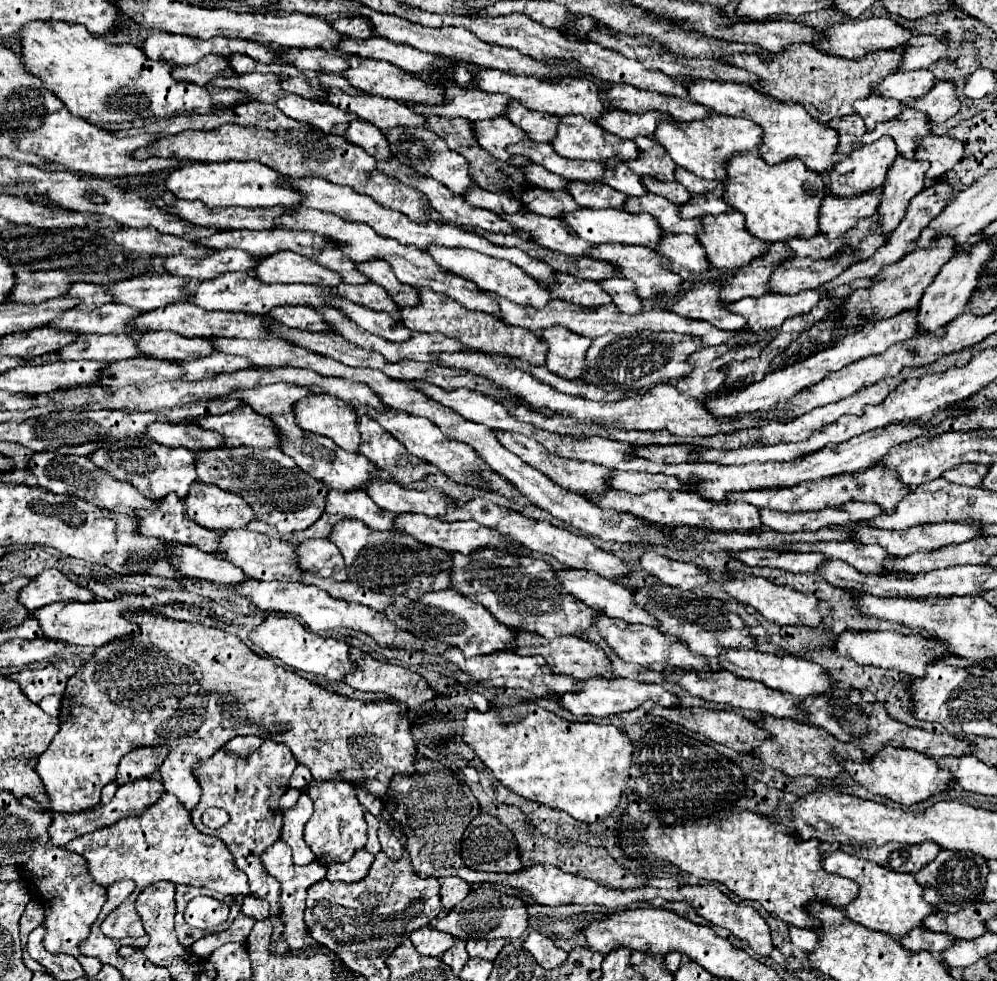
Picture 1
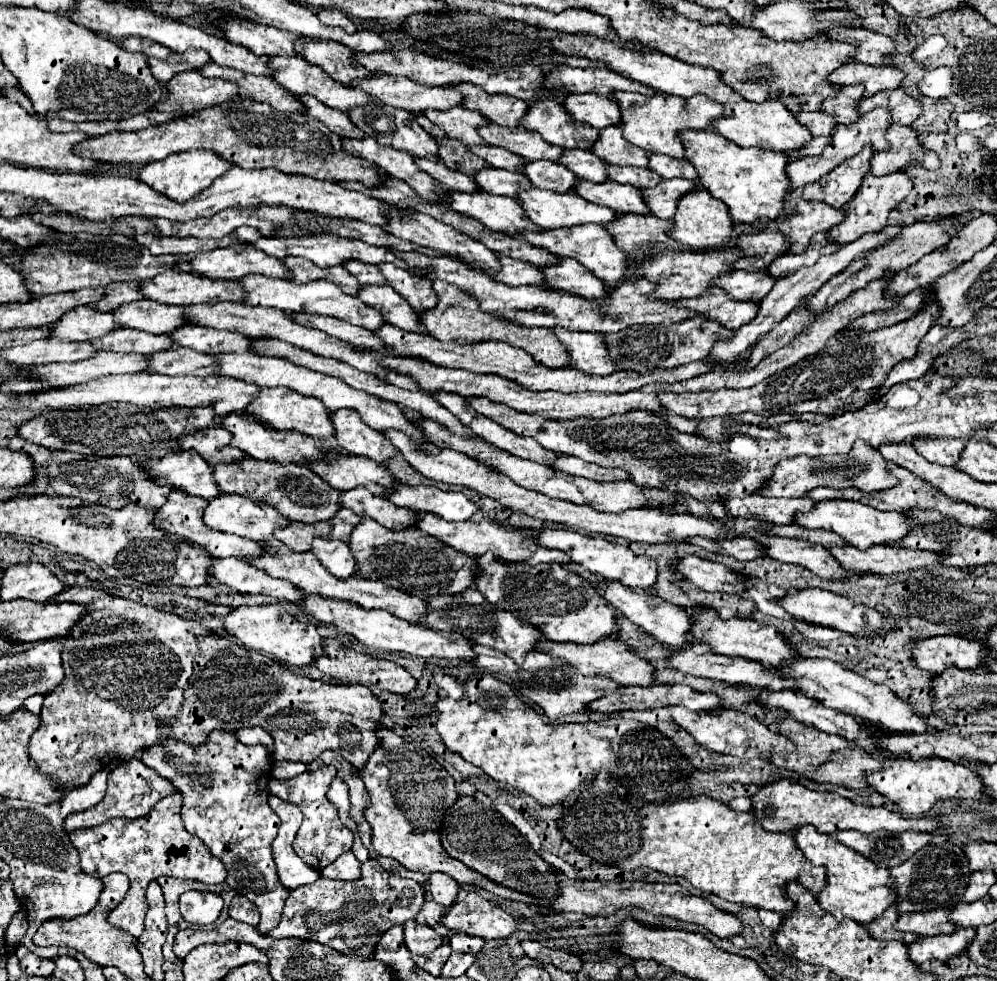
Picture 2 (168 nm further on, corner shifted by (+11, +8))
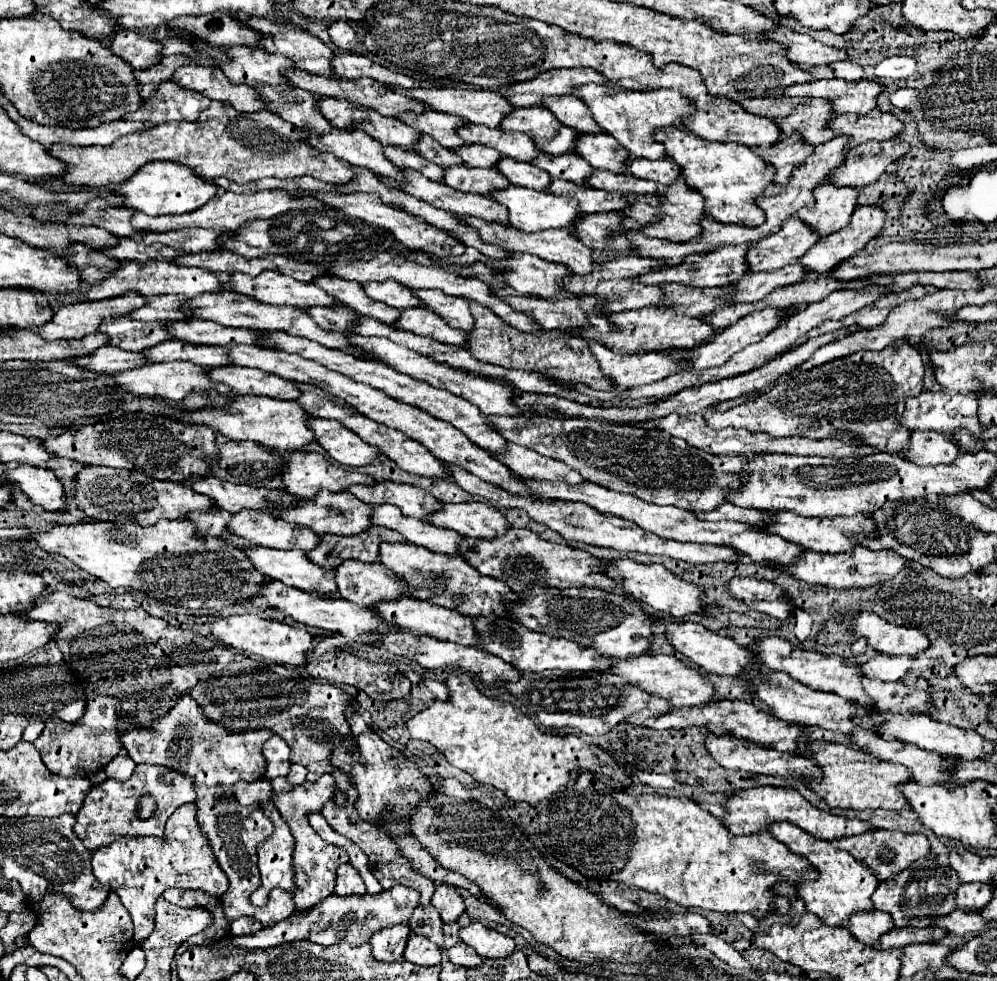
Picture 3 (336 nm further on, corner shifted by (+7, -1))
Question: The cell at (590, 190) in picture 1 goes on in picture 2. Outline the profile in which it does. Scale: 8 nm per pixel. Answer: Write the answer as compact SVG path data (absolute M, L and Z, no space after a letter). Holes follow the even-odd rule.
M536 160L536 162L524 162L518 172L522 172L536 188L554 190L554 192L570 192L572 184L578 180L566 166L558 166L556 162Z

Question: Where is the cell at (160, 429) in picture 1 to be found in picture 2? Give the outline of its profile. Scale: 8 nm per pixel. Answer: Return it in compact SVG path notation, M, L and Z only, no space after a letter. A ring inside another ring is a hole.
M206 428L198 434L188 434L182 438L184 450L196 450L202 454L202 458L210 464L236 464L244 458L250 458L248 454L242 454L242 450L230 446L232 434L226 428Z

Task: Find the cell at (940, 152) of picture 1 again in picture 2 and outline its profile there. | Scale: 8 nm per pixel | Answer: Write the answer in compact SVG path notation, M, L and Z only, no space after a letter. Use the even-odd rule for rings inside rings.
M890 126L886 130L886 140L890 142L890 150L886 152L874 152L870 160L870 174L874 176L886 176L890 172L900 170L910 160L918 160L924 164L924 168L938 168L936 154L930 154L928 150L920 150L920 138L914 134L910 126Z

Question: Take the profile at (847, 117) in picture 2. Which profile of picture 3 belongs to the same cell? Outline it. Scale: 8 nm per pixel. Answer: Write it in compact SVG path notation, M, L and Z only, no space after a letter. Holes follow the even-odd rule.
M810 99L810 103L798 107L790 117L780 119L778 127L782 129L782 139L792 135L792 131L798 131L806 143L818 145L838 137L838 131L830 131L830 127L826 127L832 117L834 115L830 115L830 103L826 103L826 99Z

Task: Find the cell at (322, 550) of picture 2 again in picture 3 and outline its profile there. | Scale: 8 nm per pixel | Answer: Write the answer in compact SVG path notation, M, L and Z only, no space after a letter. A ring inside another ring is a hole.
M346 559L338 567L334 567L334 571L336 571L340 597L352 603L358 603L362 607L370 607L378 601L388 601L388 599L410 595L402 579L394 575L392 571L388 571L378 561L358 563L354 559Z

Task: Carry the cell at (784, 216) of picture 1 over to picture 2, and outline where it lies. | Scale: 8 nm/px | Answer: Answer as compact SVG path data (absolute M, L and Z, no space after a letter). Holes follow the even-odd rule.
M682 130L678 138L684 146L686 158L698 172L700 186L728 206L734 222L766 228L780 218L788 194L784 172L788 164L786 154L762 148L742 148L714 130Z

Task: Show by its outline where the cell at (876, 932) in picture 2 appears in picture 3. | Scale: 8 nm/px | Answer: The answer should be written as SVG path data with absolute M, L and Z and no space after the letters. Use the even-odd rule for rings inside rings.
M866 911L850 917L850 933L870 947L878 947L878 939L890 929L892 919L882 911Z

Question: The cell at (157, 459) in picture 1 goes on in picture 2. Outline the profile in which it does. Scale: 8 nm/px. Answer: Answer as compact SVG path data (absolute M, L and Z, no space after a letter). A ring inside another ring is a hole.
M182 450L182 454L168 454L166 458L152 462L148 472L156 482L174 482L176 488L192 496L212 500L222 494L214 480L214 468L208 466L202 456L194 454L192 450Z

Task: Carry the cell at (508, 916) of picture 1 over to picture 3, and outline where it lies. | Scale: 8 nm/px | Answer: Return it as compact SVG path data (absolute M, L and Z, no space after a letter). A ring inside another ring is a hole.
M476 919L470 921L468 927L460 929L460 939L470 947L474 947L480 957L488 957L488 959L508 957L516 949L512 937L498 933L496 929L490 929Z

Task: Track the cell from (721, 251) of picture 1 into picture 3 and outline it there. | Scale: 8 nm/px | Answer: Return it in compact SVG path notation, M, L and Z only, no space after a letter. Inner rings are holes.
M684 181L660 187L656 193L664 197L662 219L644 227L644 235L676 243L698 239L698 235L702 235L700 221L706 217L702 195L692 187L686 187Z

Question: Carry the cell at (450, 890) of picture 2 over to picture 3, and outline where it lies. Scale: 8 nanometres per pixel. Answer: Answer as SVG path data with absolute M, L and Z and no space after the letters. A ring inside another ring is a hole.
M438 885L432 897L432 905L438 909L444 923L454 923L464 913L464 899L456 887Z

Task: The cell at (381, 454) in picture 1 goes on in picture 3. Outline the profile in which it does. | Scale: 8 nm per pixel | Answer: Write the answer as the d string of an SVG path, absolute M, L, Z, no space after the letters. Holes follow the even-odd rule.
M310 419L310 429L316 441L330 453L334 461L346 467L360 467L372 463L380 451L362 441L354 431L332 419Z

